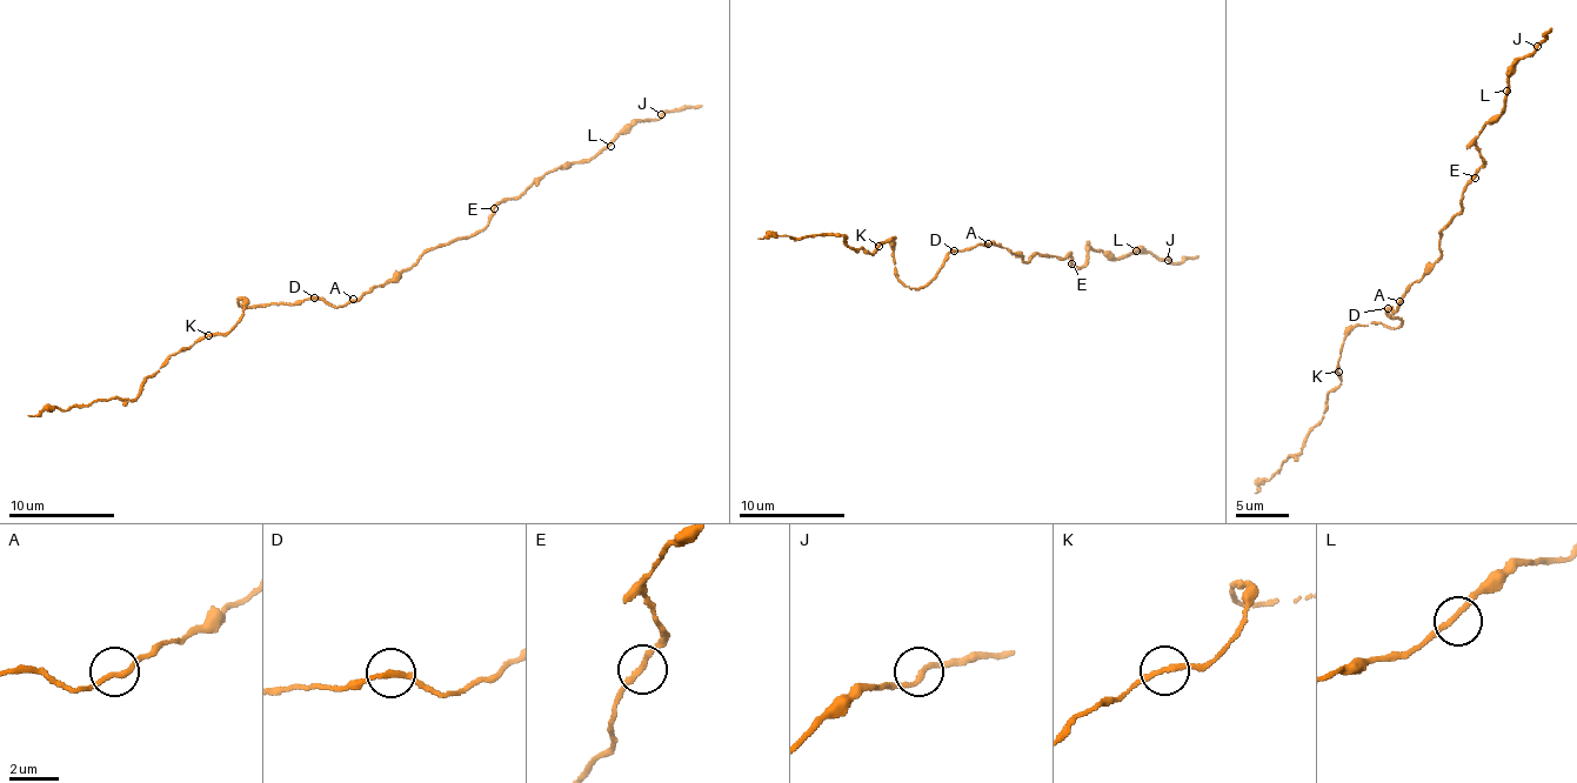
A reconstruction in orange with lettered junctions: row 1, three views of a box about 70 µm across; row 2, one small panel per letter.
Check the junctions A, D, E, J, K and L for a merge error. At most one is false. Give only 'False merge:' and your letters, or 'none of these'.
False merge: none of these

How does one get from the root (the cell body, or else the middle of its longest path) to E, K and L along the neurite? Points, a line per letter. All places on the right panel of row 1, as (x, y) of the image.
E: (1401, 303), (1415, 282), (1428, 274), (1438, 260), (1441, 232), (1452, 216), (1463, 213), (1462, 188), (1475, 178)
K: (1401, 303), (1395, 312), (1385, 312), (1401, 326), (1369, 322), (1349, 332), (1340, 352), (1337, 372)
L: (1401, 303), (1438, 260), (1441, 232), (1463, 213), (1462, 188), (1484, 164), (1477, 141), (1505, 113), (1507, 91)

